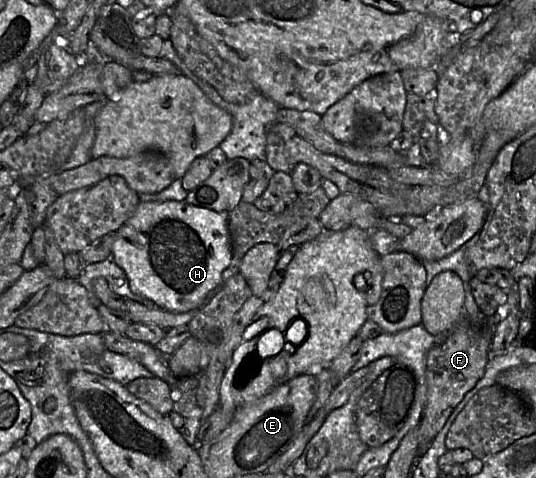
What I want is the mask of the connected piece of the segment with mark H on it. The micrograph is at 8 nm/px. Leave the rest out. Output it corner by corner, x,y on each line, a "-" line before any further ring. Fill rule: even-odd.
141,201
116,231
112,245
112,256
126,273
131,291
171,312
184,313
203,306
221,286
222,272
232,260
228,213
197,207
185,201

